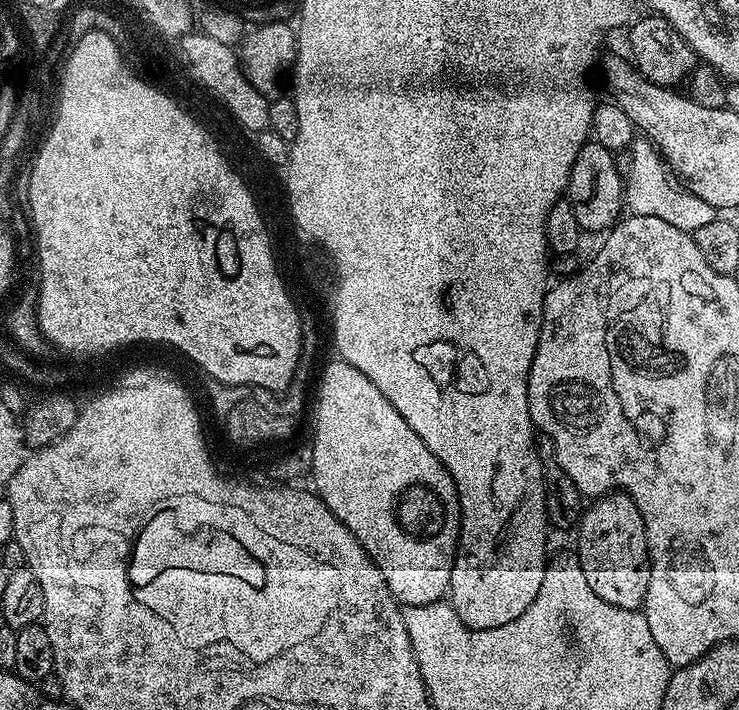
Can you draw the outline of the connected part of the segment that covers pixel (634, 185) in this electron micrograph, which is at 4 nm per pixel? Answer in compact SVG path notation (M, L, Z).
M647 138L633 139L630 145L632 161L626 164L624 176L624 203L627 211L634 216L646 218L662 218L662 222L670 222L670 226L678 226L678 230L695 234L702 226L718 219L718 209L710 206L710 202L702 202L694 193L685 190L674 182L663 156L657 152L651 140Z

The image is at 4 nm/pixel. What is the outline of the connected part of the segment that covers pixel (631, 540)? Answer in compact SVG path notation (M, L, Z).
M615 491L610 492L606 496L599 497L595 502L583 509L580 523L578 525L578 533L580 537L576 540L576 553L574 553L575 559L578 561L582 574L586 578L586 582L590 582L590 590L594 590L594 594L598 594L598 598L602 598L606 602L610 602L614 606L622 606L623 608L634 608L637 610L643 609L644 599L646 598L646 590L650 586L650 558L648 557L648 539L646 538L646 526L644 525L644 519L642 514L638 510L638 506L634 503L631 498L626 495L625 492Z

